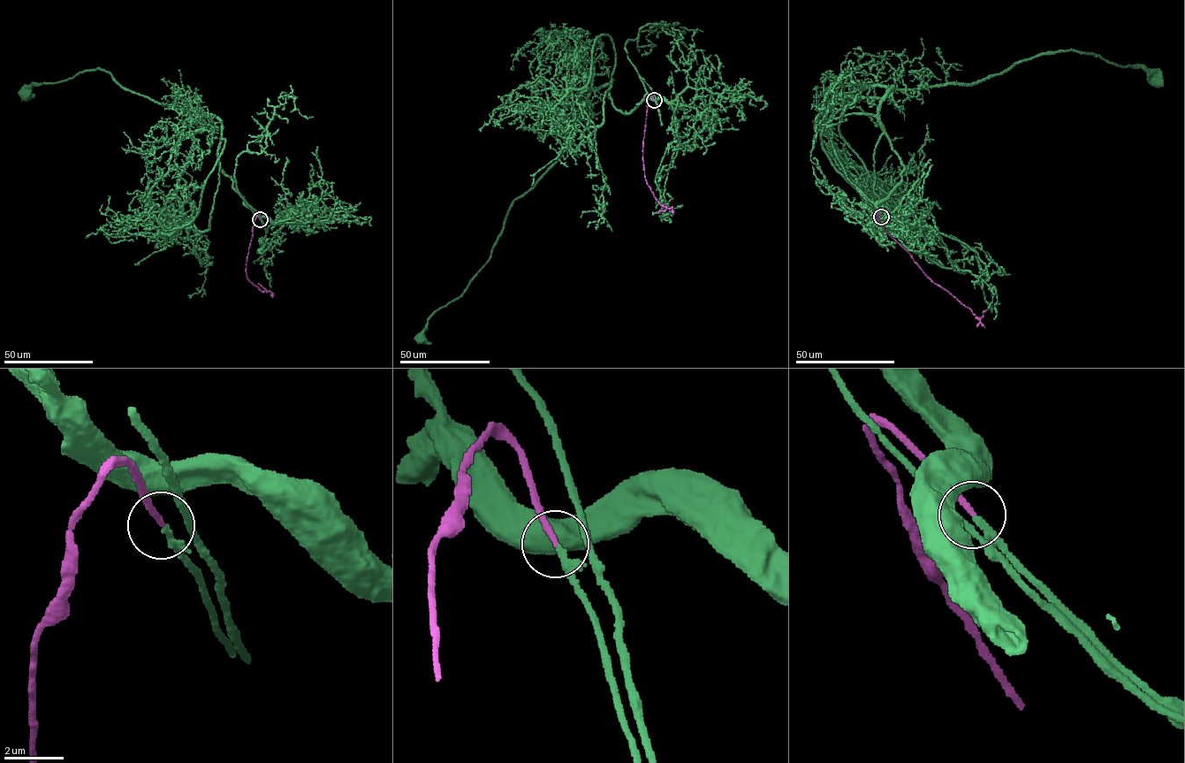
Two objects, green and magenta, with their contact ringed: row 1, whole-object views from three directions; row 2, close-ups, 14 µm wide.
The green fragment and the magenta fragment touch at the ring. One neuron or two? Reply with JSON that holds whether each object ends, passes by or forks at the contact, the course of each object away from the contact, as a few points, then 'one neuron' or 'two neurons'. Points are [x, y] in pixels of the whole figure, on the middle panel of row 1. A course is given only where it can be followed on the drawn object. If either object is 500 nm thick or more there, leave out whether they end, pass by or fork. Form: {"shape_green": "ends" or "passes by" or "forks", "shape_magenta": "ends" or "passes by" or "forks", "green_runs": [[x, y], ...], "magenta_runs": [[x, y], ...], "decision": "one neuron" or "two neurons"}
{"shape_green": "ends", "shape_magenta": "ends", "green_runs": [[654, 101], [641, 78], [645, 98], [627, 113], [611, 79], [593, 89], [565, 153], [421, 339]], "magenta_runs": [[654, 101], [650, 94], [647, 100], [642, 159], [646, 182], [655, 197], [665, 207], [657, 213]], "decision": "one neuron"}

